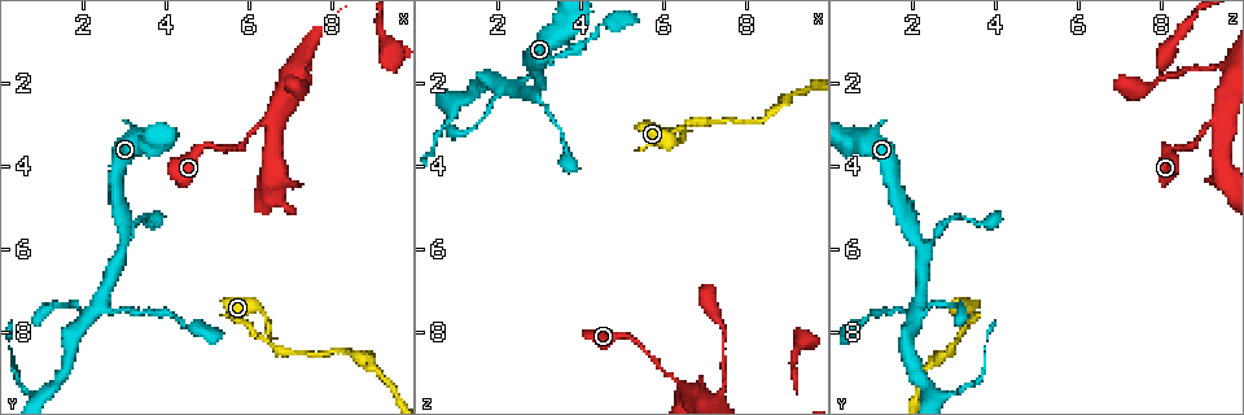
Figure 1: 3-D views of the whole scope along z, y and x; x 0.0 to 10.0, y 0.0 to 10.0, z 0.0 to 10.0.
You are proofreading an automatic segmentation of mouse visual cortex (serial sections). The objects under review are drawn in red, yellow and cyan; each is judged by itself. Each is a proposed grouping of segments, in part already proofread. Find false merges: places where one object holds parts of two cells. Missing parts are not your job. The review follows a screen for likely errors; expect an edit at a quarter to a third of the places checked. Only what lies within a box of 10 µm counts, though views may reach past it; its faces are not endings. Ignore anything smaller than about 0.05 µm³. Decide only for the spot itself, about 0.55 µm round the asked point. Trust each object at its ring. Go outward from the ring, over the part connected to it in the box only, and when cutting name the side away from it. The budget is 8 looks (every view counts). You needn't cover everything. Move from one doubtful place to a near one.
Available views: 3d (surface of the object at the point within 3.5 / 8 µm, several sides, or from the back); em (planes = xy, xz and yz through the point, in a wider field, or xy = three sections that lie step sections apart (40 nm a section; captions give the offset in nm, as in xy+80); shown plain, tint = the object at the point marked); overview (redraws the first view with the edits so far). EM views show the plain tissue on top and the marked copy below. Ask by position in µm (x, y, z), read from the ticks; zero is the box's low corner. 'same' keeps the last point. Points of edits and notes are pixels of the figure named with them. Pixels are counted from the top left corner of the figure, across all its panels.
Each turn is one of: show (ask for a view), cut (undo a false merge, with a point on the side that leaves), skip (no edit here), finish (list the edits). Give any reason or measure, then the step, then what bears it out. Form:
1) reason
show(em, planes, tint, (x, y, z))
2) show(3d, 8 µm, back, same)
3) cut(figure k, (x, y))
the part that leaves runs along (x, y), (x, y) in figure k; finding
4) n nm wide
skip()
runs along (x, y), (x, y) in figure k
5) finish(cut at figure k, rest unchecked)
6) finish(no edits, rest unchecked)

show(3d, 3.5 µm, back, (6.65, 8.30, 3.00))

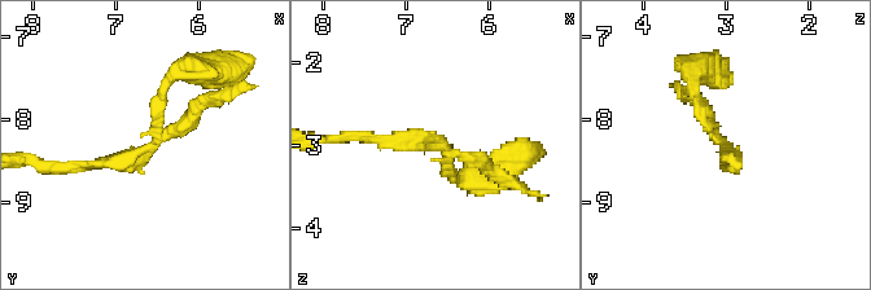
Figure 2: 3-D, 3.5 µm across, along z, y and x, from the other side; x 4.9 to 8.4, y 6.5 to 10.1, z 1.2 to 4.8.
show(em, xy, step 2, tint, (6.65, 8.40, 2.95))

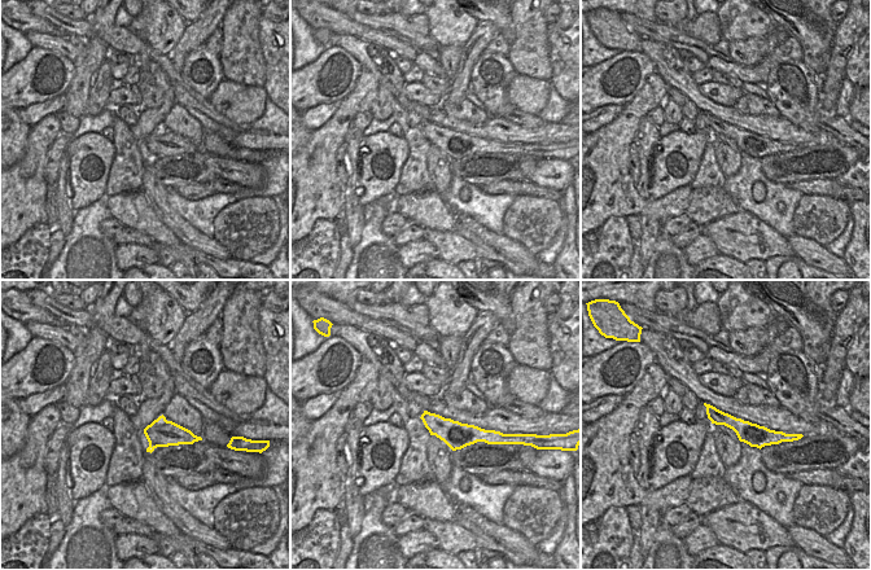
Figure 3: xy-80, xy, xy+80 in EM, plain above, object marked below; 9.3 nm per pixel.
260 nm wide
skip()
runs along (709, 408), (754, 435), (780, 435) in figure 3; continuous, no second cell

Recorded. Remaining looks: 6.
show(3d, 3.5 µm, (2.35, 7.25, 2.15))

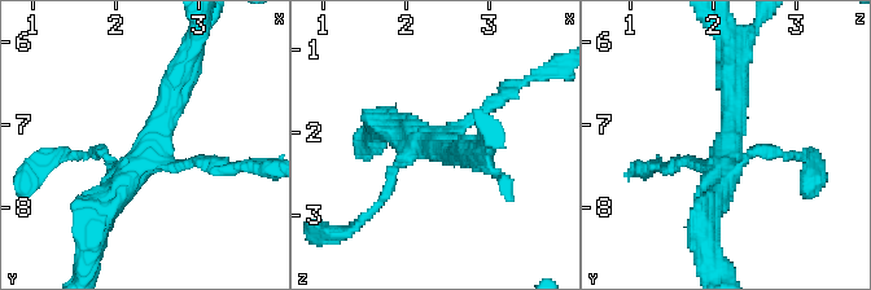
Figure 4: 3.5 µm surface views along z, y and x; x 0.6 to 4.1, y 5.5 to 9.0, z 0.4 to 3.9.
shape alone is not enough
show(em, xy, step 1, tint, (2.35, 7.30, 2.20))

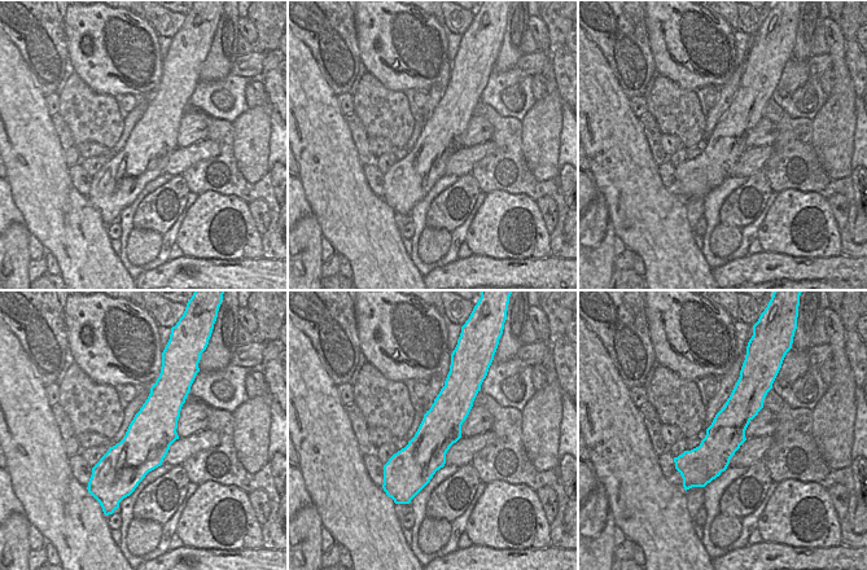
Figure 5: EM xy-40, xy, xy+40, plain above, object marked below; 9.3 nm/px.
skip()
runs along (183, 75), (143, 158), (99, 218) in figure 4; one cell here

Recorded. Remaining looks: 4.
sharp bend
show(3d, 3.5 µm, (7.40, 1.65, 9.35))

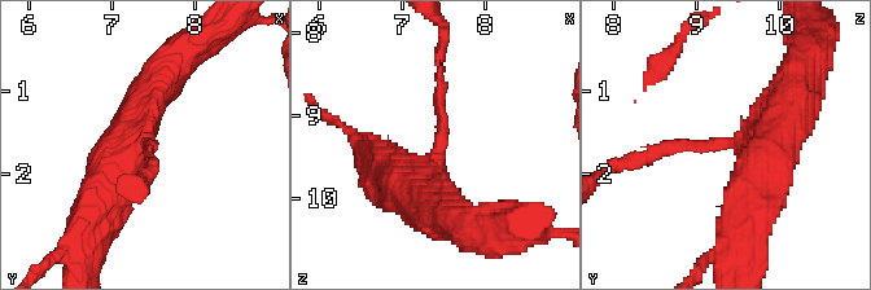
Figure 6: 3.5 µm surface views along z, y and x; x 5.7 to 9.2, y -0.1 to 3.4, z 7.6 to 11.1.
arms of 150, 600 nm
show(em, planes, tint, (7.45, 1.60, 9.40))

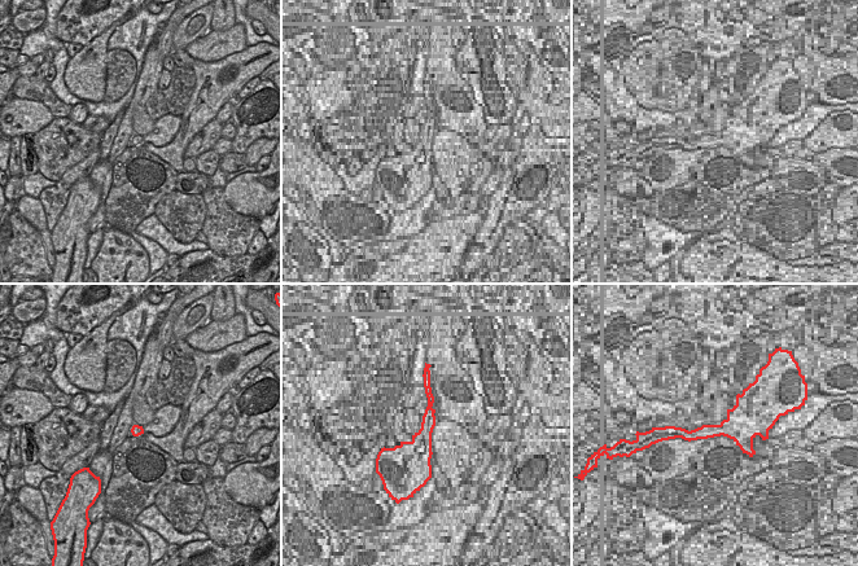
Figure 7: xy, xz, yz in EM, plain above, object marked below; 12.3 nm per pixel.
140 nm wide
skip()
runs along (393, 170), (437, 161), (441, 64) in figure 6; continuous, no second cell

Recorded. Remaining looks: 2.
finish(no edits, rest unchecked)

